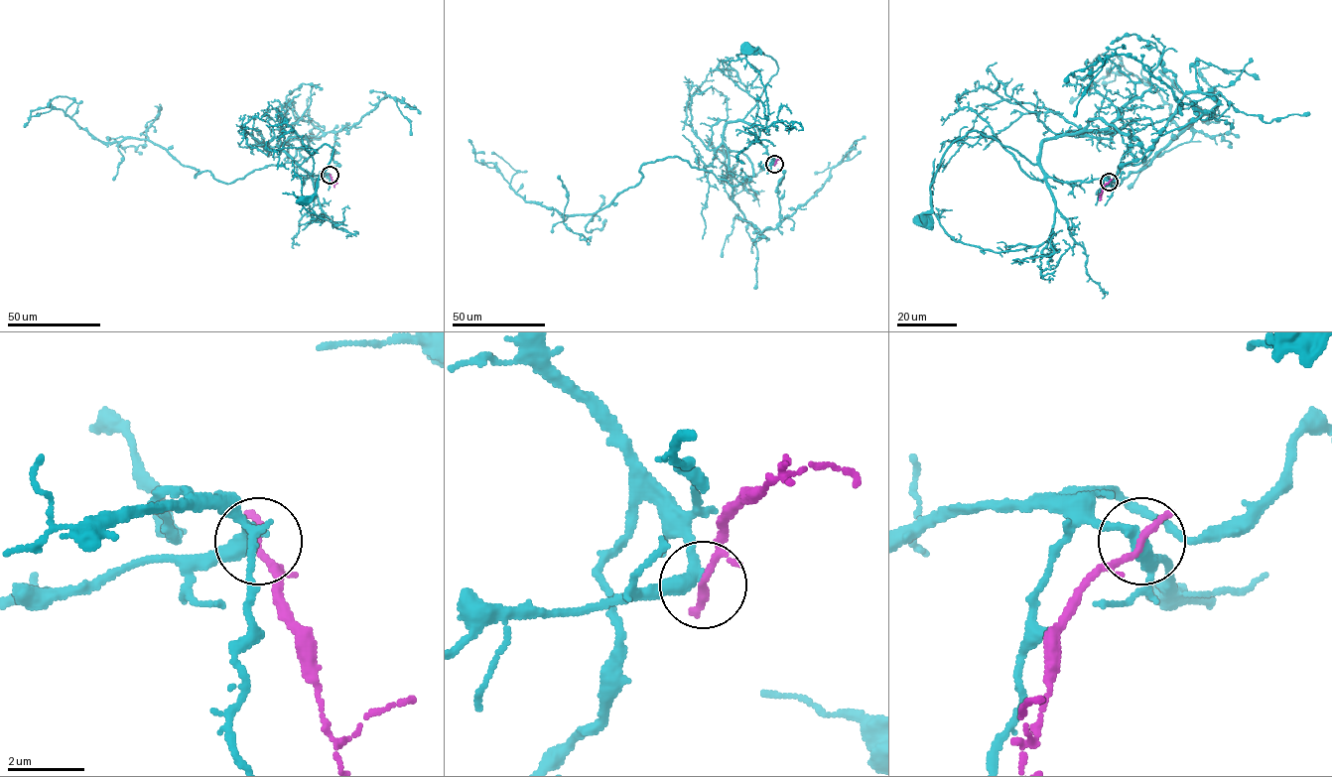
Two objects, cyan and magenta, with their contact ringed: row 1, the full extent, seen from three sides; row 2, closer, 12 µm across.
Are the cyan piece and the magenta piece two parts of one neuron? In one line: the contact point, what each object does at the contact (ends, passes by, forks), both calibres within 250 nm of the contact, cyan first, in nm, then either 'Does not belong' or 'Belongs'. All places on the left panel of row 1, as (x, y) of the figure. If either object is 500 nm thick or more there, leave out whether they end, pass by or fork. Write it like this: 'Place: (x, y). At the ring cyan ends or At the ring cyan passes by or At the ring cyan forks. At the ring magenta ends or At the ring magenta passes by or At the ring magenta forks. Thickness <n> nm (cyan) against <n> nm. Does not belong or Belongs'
Place: (330, 175). At the ring cyan passes by. At the ring magenta ends. Thickness 360 nm (cyan) against 240 nm. Does not belong

